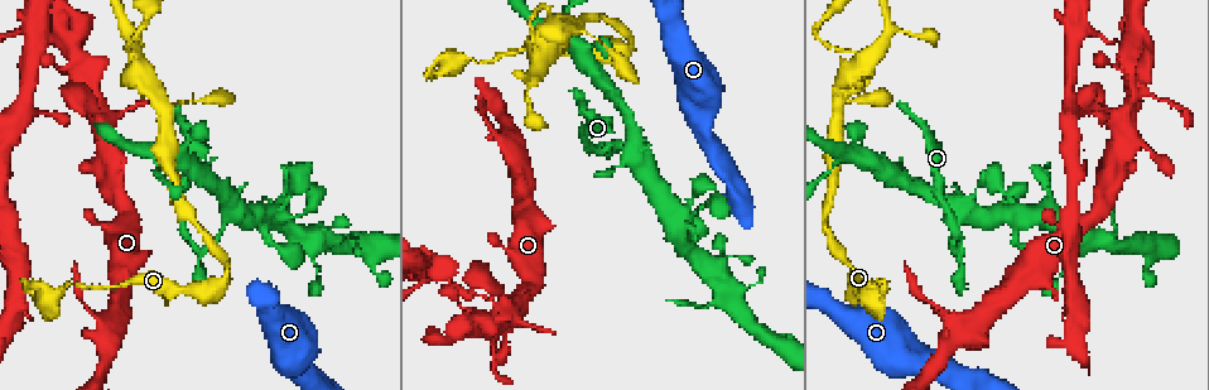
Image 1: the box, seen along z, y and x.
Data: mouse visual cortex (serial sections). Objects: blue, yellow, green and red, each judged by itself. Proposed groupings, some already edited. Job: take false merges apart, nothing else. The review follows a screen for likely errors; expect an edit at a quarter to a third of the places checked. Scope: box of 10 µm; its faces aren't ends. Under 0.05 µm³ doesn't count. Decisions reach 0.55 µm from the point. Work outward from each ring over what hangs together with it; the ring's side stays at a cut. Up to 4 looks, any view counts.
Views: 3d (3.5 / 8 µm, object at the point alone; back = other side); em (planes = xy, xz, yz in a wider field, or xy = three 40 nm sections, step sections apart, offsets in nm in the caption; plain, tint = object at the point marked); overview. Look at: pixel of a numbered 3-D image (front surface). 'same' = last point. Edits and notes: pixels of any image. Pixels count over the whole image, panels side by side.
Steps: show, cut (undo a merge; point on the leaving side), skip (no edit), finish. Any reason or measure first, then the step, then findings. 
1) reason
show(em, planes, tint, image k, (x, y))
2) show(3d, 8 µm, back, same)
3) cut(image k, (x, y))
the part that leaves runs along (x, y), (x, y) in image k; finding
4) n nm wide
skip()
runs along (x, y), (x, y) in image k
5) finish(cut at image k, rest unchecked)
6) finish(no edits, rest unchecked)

branch point
show(3d, 3.5 µm, image 1, (604, 153))

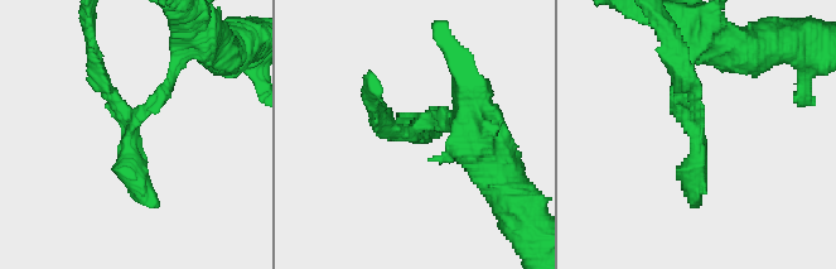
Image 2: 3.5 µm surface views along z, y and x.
skip()
runs along (373, 105), (400, 131), (458, 124) in image 2; one cell here

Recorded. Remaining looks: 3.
sharp bend
show(3d, 3.5 µm, image 1, (130, 57))

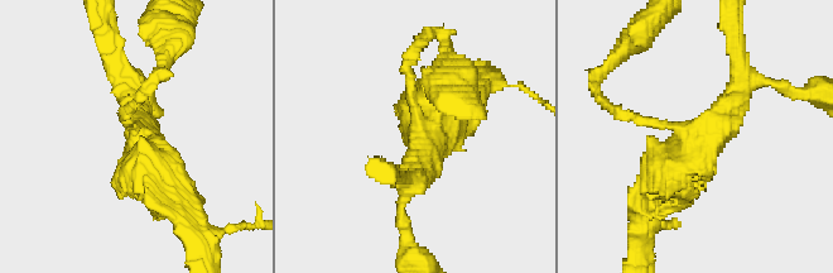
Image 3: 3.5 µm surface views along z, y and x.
show(em, xy, step 2, plain, image 3, (695, 140))

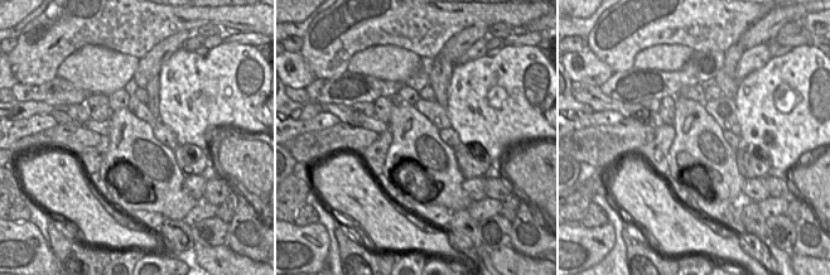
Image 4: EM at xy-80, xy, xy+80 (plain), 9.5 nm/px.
with the object marked
show(em, xy, step 2, tint, same)

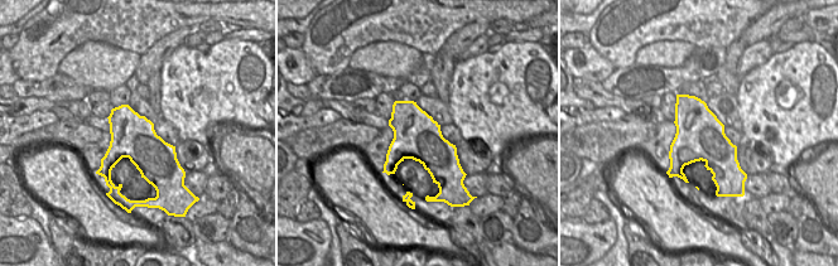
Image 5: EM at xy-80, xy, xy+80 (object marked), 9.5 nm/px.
skip()
runs along (656, 206), (667, 175), (747, 81) in image 3; one cell here

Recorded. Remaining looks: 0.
finish(no edits, rest unchecked)

